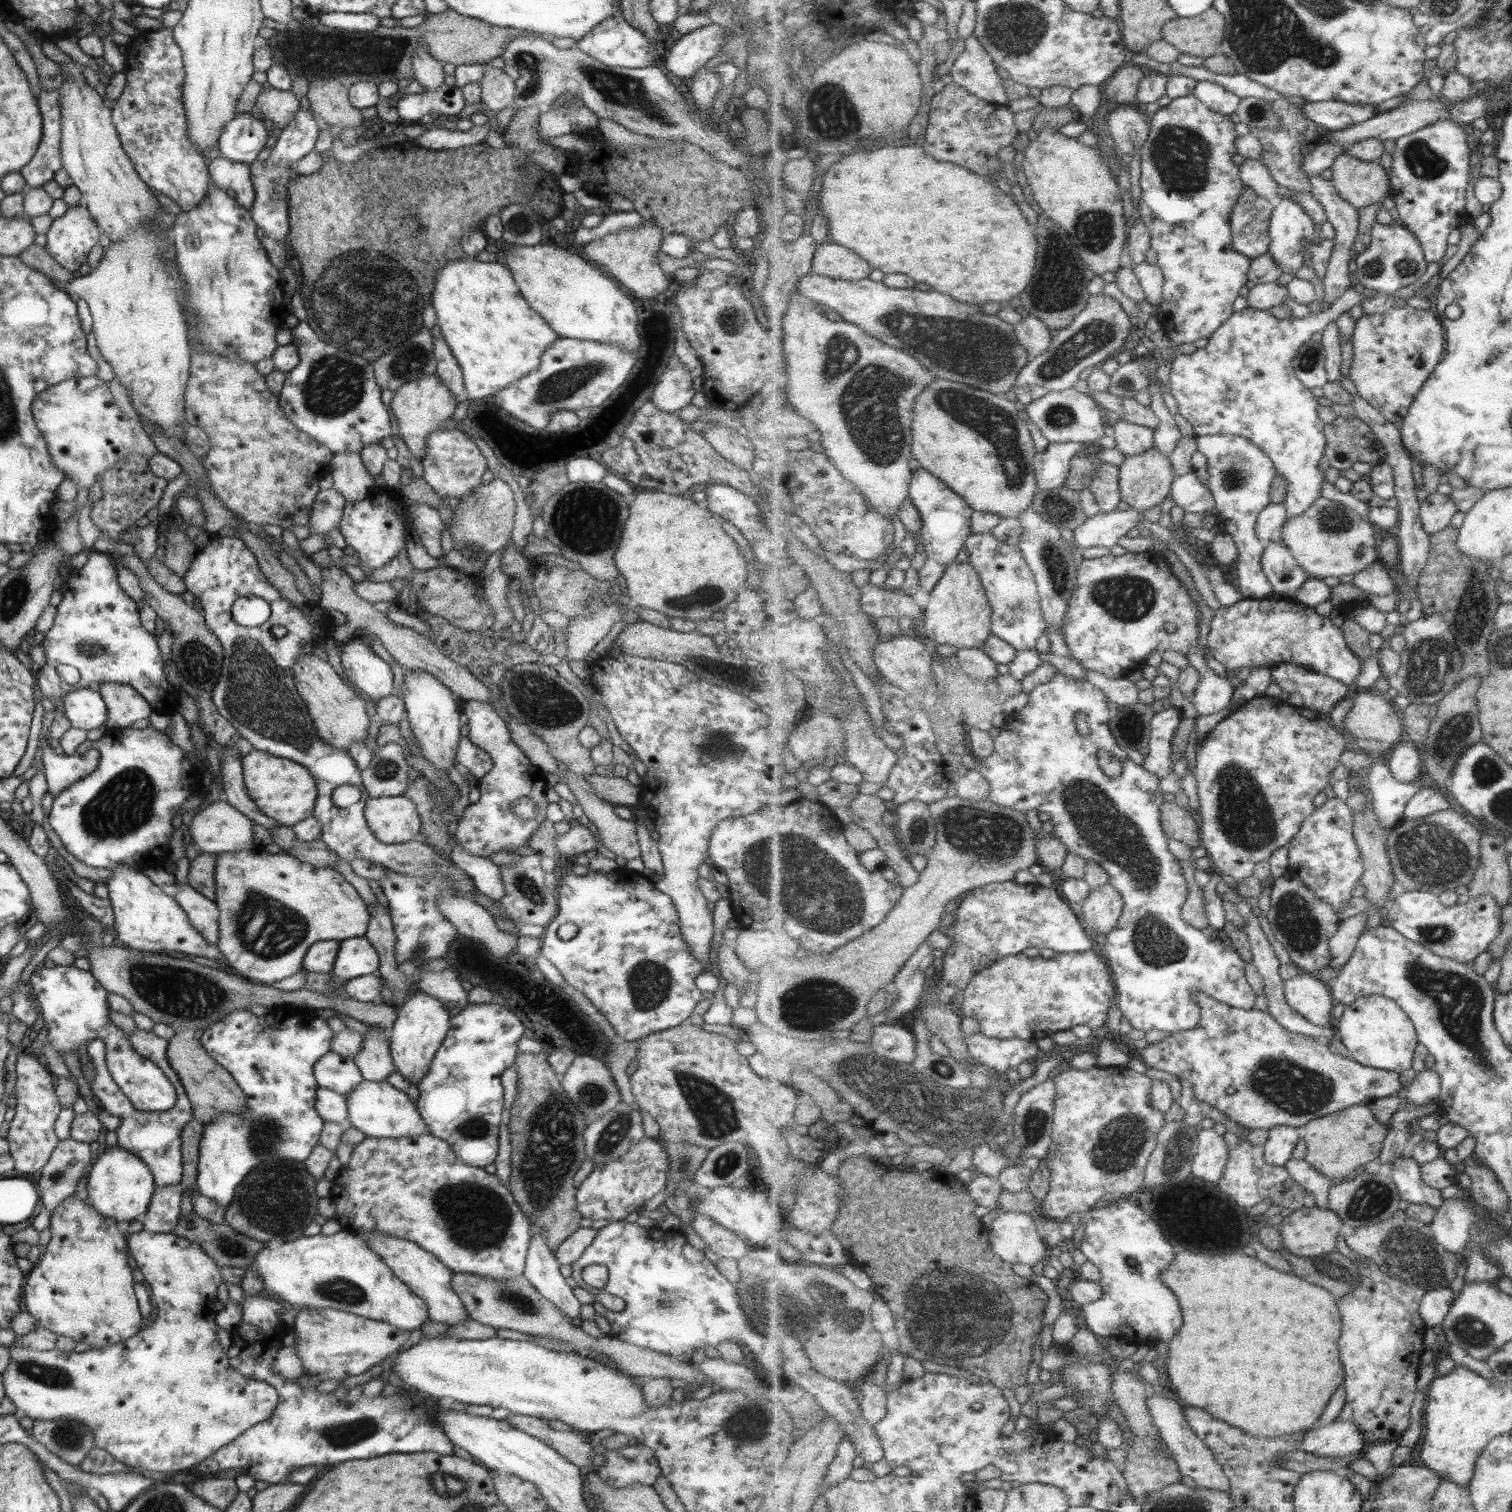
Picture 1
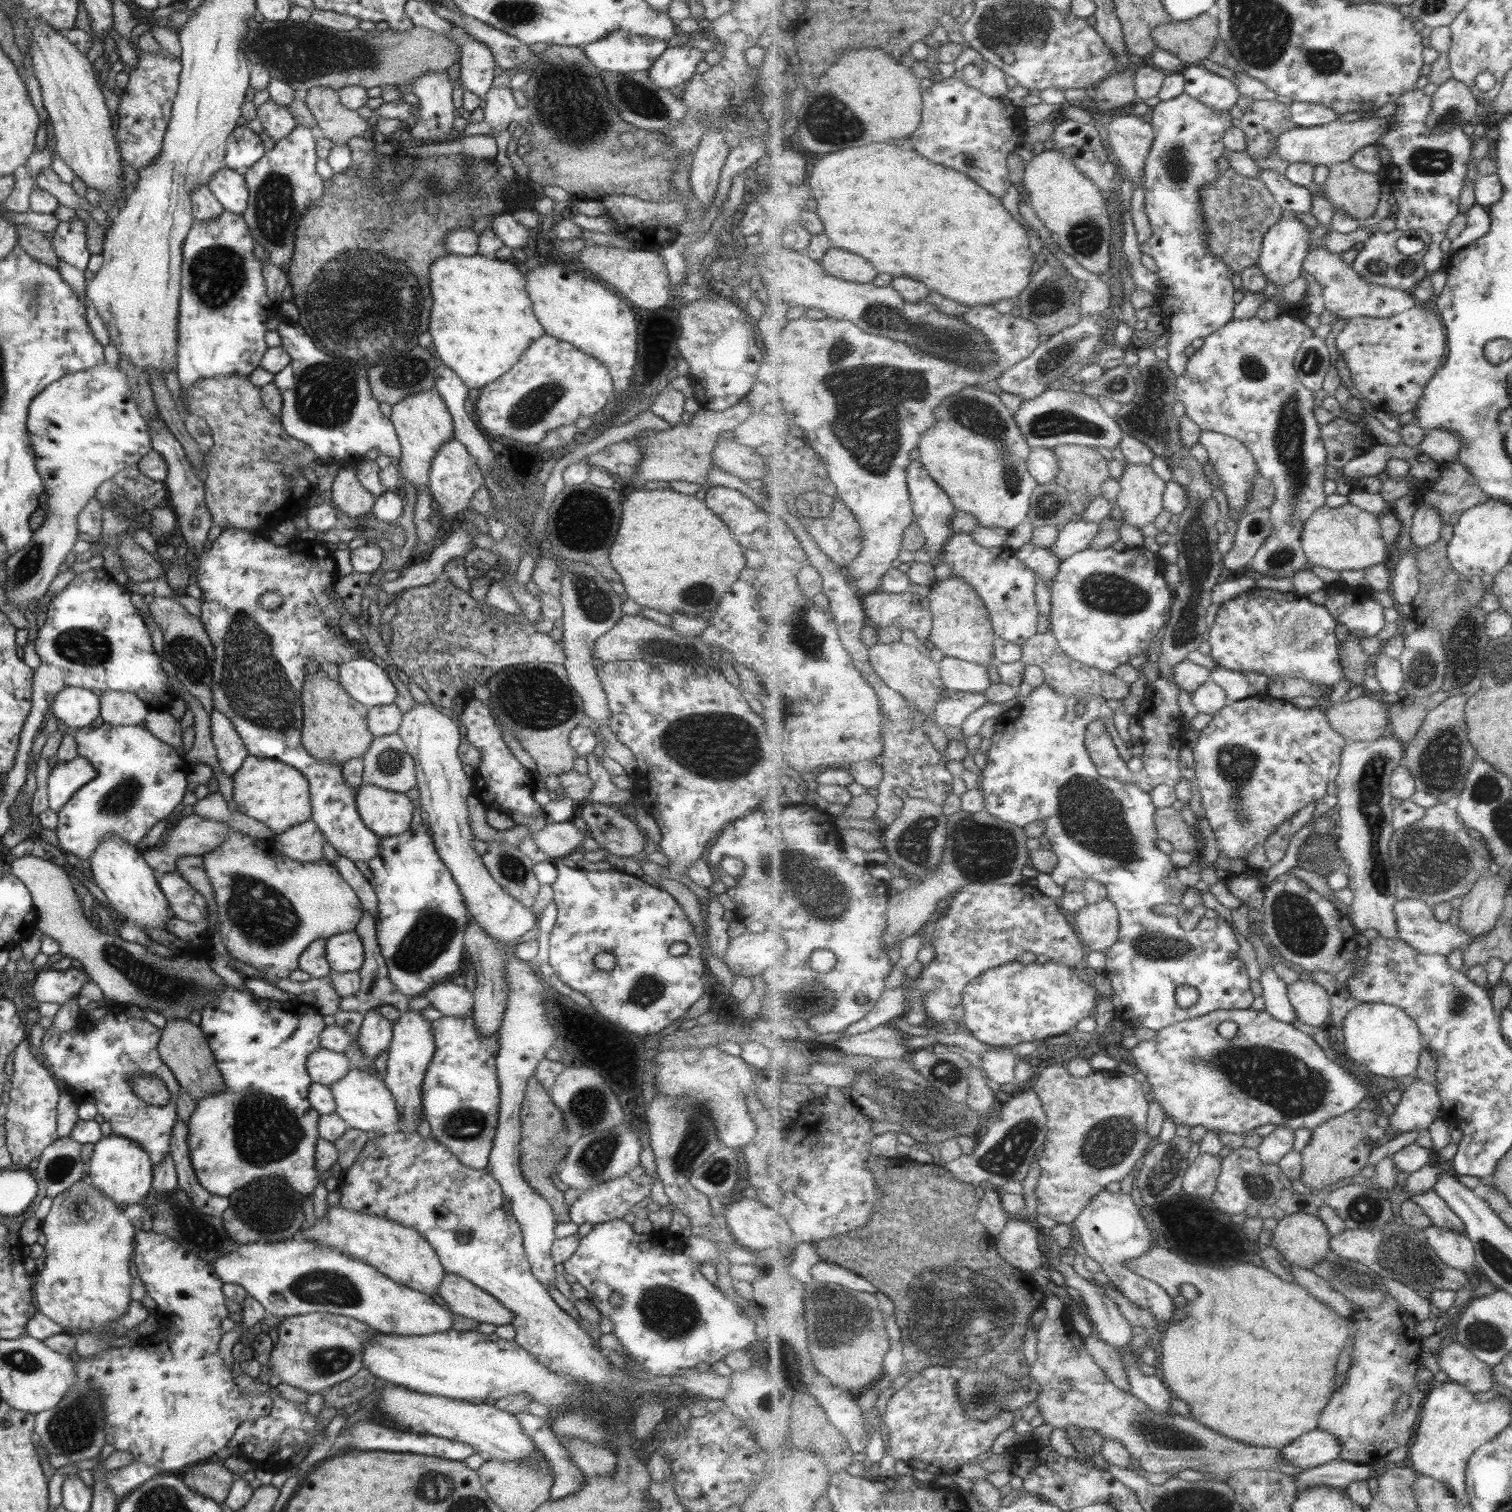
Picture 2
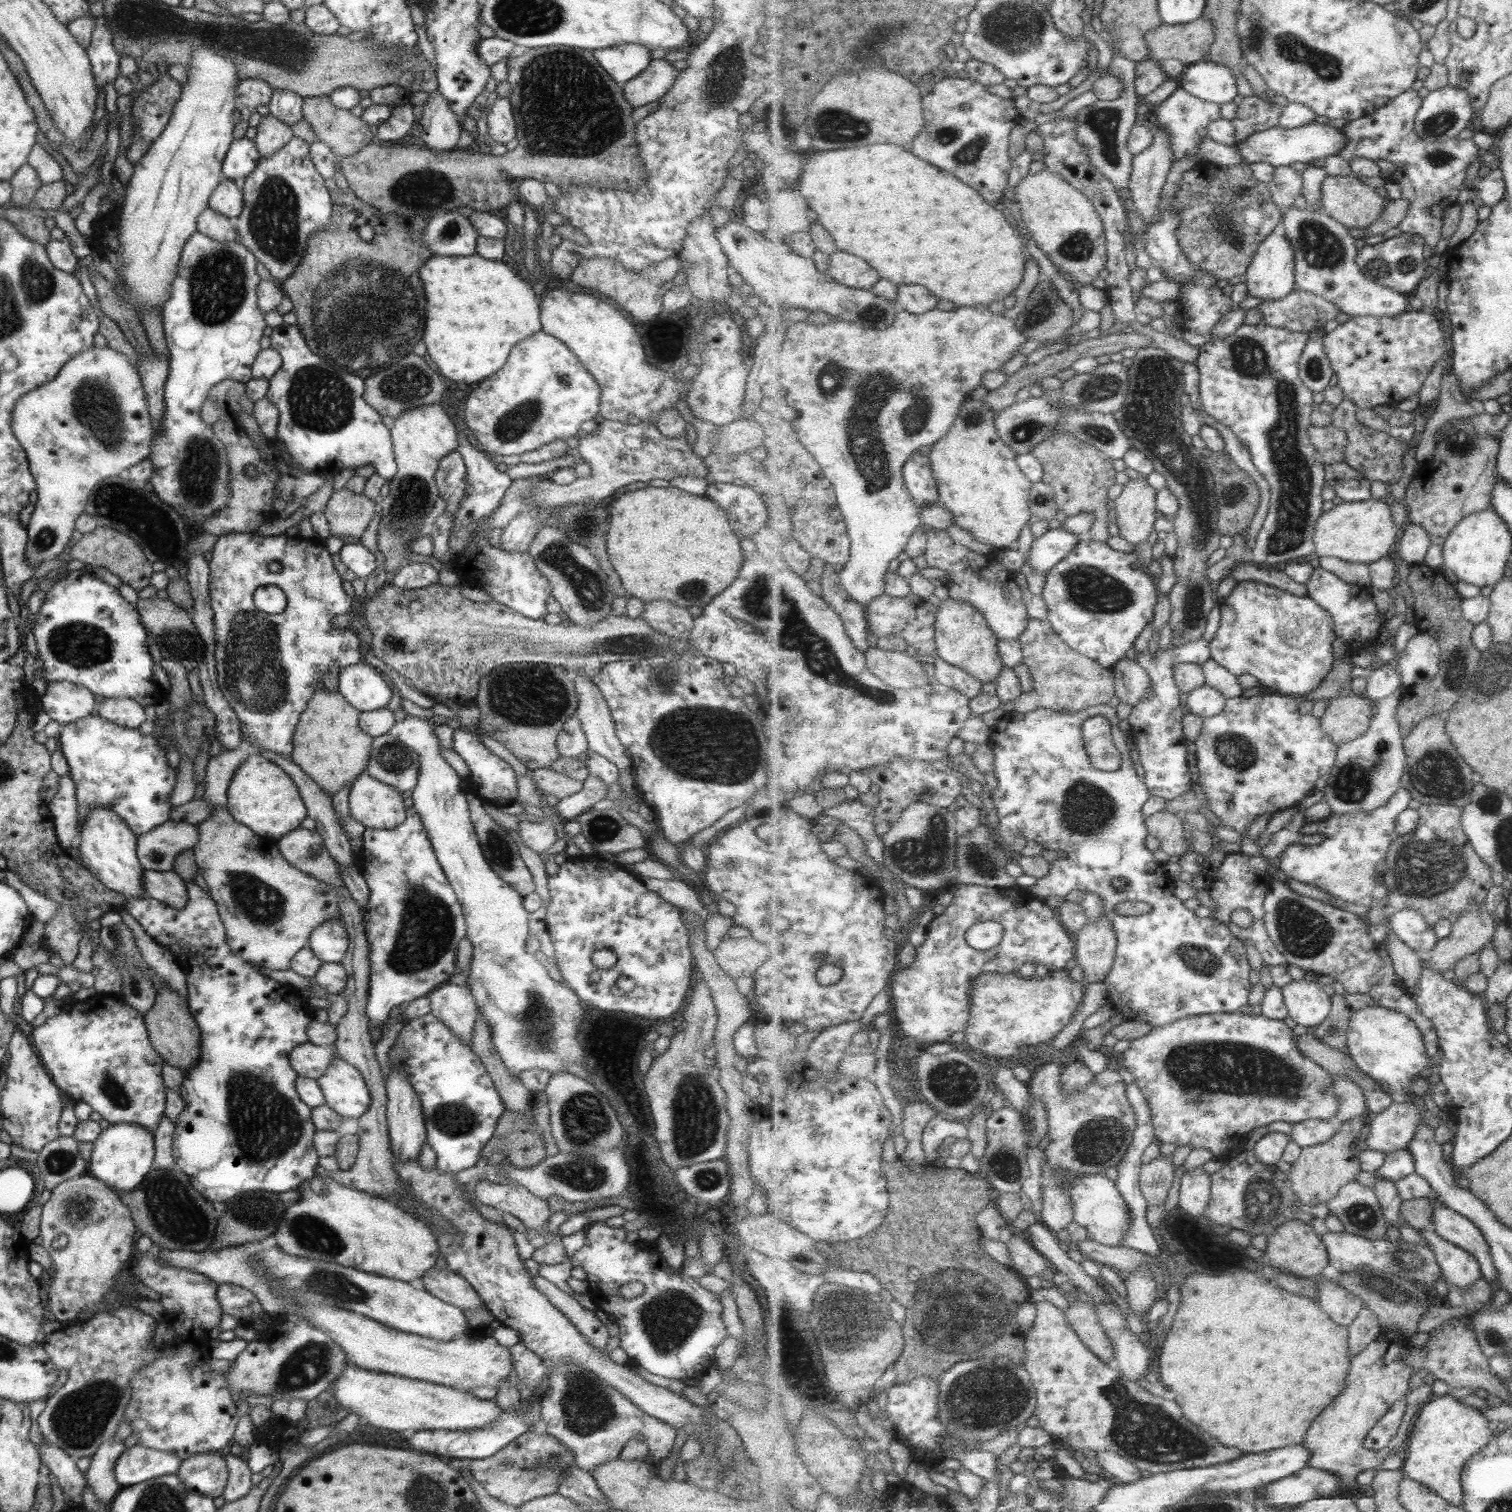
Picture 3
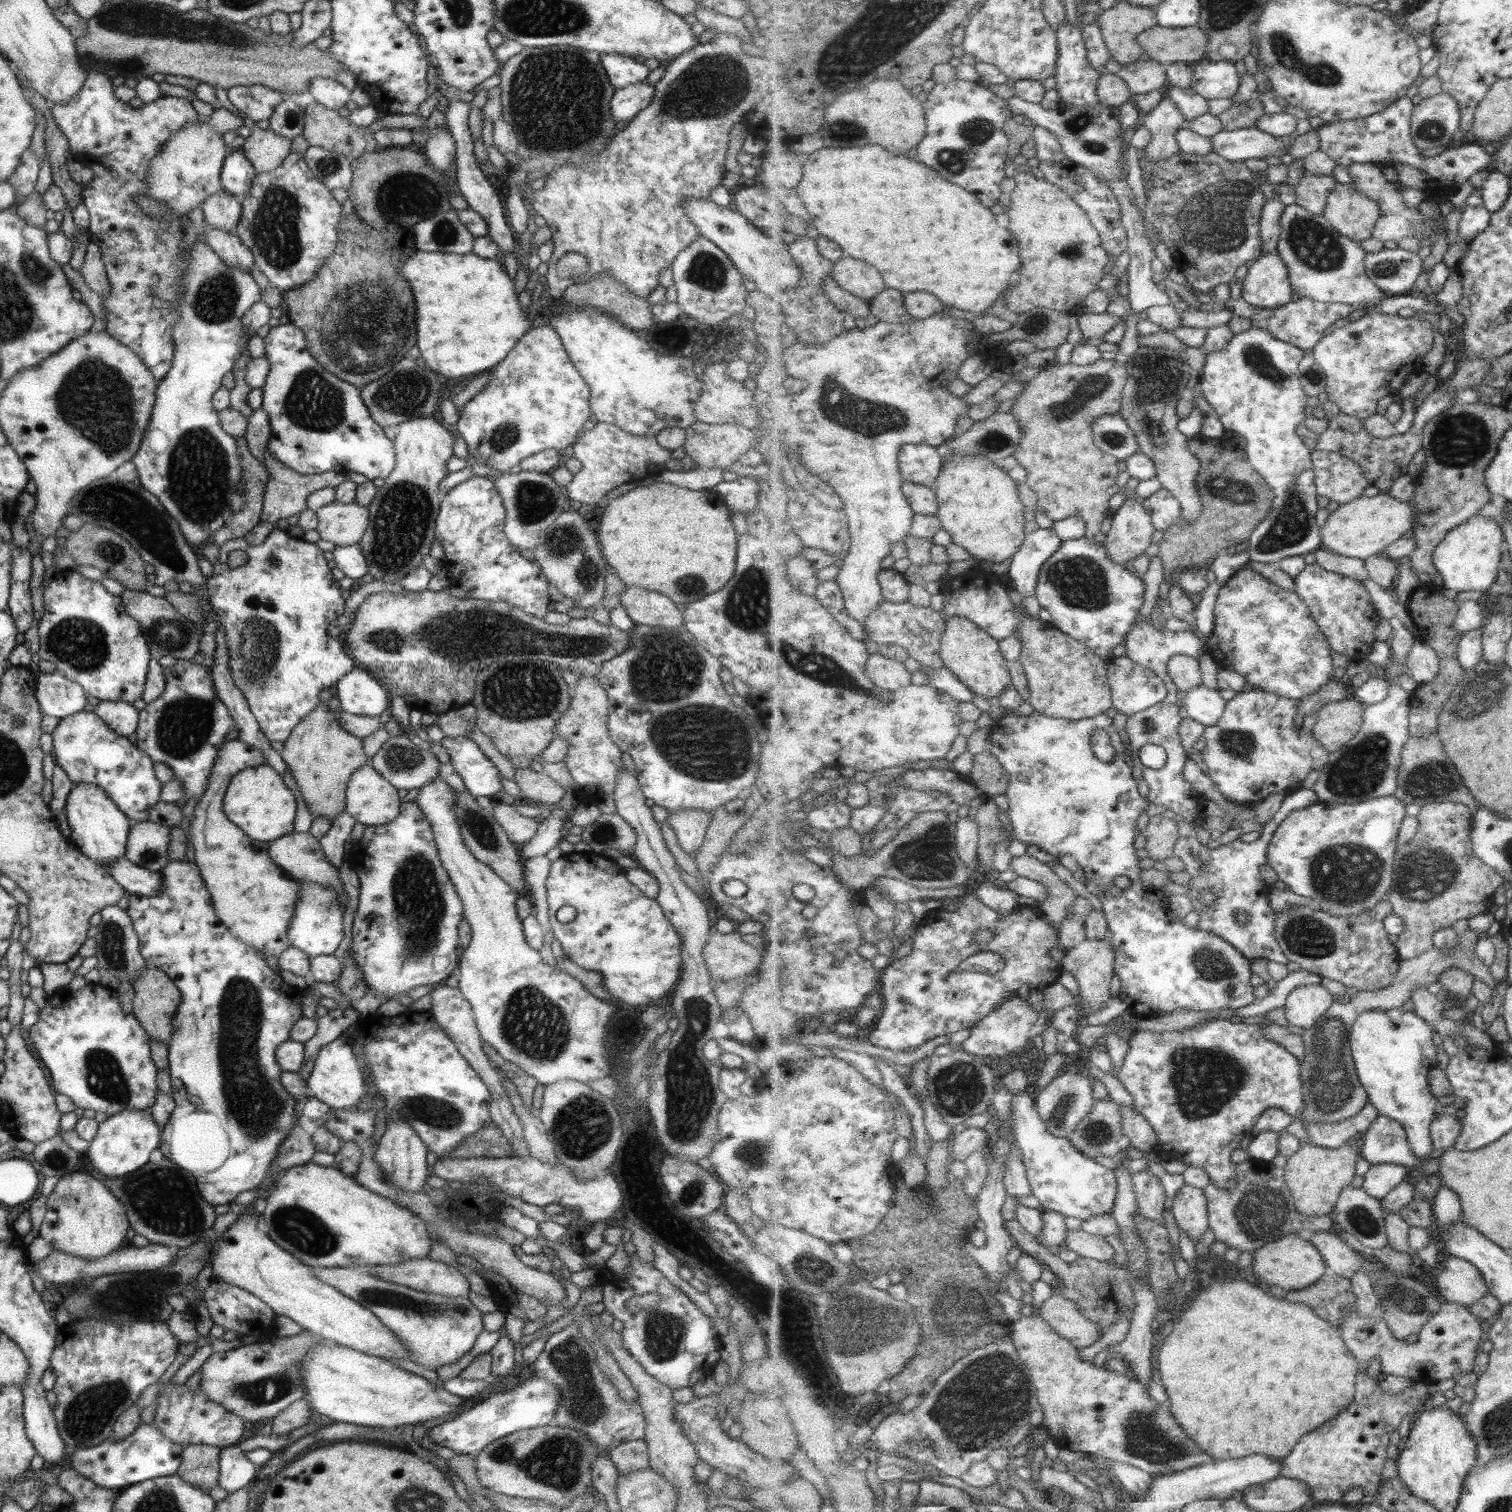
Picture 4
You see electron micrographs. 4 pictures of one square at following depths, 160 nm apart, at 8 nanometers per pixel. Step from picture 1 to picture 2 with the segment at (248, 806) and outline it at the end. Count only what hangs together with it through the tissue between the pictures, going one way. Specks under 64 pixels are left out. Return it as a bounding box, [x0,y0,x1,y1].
[208,708,248,777]

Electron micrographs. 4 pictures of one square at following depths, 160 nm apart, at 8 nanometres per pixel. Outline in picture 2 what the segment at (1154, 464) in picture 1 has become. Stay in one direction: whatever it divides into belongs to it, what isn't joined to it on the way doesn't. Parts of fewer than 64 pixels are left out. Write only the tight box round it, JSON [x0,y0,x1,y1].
[1116,464,1167,529]

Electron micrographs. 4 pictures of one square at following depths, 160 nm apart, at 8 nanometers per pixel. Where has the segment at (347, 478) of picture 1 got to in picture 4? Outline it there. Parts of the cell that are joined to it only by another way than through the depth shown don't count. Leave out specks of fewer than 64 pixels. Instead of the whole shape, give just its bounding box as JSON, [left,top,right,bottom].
[314,501,369,548]

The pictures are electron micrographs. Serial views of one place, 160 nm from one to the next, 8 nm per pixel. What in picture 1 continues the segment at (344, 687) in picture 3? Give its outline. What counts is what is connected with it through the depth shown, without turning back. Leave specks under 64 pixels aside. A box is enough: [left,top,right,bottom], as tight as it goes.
[339,637,395,700]

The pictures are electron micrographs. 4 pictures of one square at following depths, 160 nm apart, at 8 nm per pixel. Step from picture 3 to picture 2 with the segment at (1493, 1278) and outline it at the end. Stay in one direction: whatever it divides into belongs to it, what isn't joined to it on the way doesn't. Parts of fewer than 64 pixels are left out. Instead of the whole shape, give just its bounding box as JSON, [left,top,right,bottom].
[1409,1190,1466,1234]

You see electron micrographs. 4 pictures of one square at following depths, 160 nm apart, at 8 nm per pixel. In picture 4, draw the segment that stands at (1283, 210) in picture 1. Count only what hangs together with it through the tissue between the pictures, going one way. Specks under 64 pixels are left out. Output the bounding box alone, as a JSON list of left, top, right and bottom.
[1241,253,1297,309]

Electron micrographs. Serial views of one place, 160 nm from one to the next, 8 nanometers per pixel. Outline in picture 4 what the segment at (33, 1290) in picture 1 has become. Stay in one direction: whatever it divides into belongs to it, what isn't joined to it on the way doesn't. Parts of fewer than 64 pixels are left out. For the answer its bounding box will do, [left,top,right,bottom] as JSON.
[38,1172,129,1259]

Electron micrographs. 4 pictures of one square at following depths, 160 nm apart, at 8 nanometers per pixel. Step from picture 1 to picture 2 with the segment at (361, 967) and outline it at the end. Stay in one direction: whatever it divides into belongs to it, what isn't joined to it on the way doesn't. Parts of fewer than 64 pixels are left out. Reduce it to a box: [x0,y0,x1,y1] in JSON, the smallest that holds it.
[275,931,363,1015]

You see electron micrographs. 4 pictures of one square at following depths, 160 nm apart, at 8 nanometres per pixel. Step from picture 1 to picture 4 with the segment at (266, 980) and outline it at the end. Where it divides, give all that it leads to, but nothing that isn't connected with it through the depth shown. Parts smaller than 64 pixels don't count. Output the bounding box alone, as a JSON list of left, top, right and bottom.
[189,739,296,957]

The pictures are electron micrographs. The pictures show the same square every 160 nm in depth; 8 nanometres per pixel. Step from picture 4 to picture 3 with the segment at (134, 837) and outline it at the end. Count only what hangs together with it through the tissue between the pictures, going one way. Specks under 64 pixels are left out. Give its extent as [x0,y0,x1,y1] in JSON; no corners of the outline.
[136,820,197,872]

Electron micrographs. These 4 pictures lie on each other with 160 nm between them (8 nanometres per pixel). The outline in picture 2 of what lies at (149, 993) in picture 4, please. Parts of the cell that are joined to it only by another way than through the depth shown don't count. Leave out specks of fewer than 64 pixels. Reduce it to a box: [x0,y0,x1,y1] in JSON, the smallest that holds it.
[156,1020,224,1102]

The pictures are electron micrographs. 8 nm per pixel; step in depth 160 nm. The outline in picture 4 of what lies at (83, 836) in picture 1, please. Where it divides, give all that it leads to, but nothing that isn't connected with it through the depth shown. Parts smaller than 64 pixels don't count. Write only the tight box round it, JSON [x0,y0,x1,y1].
[50,708,161,822]

